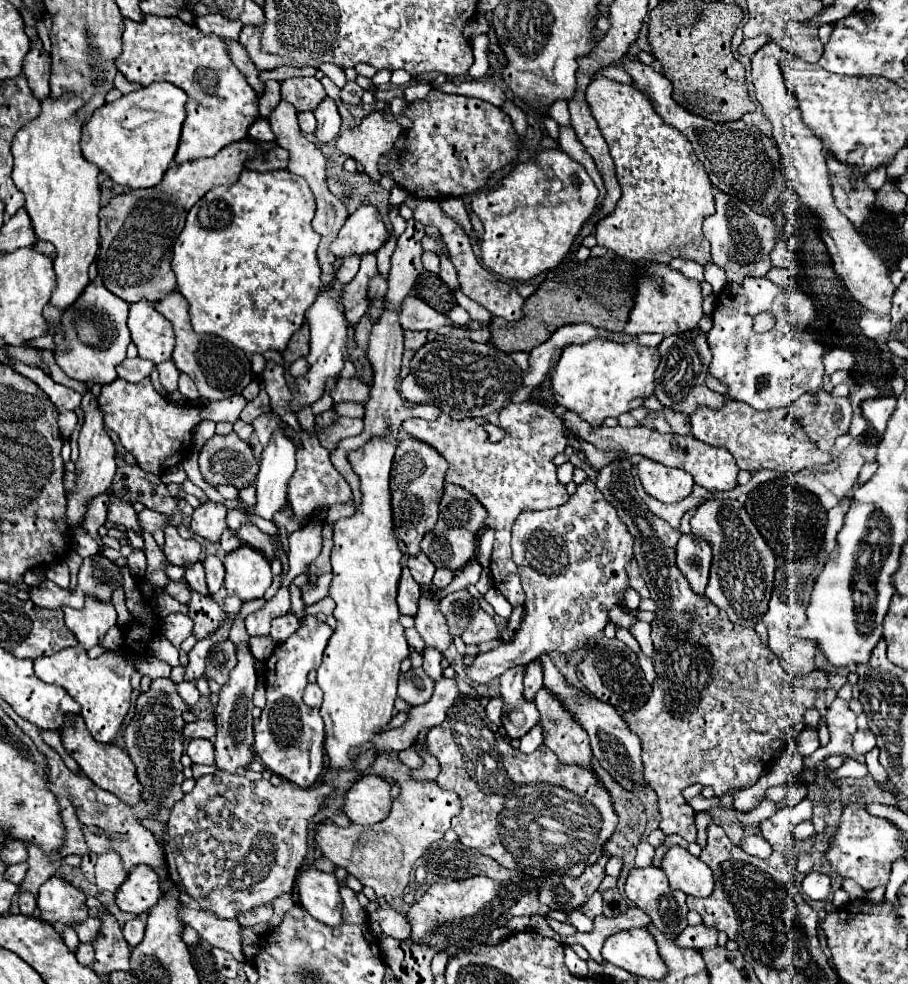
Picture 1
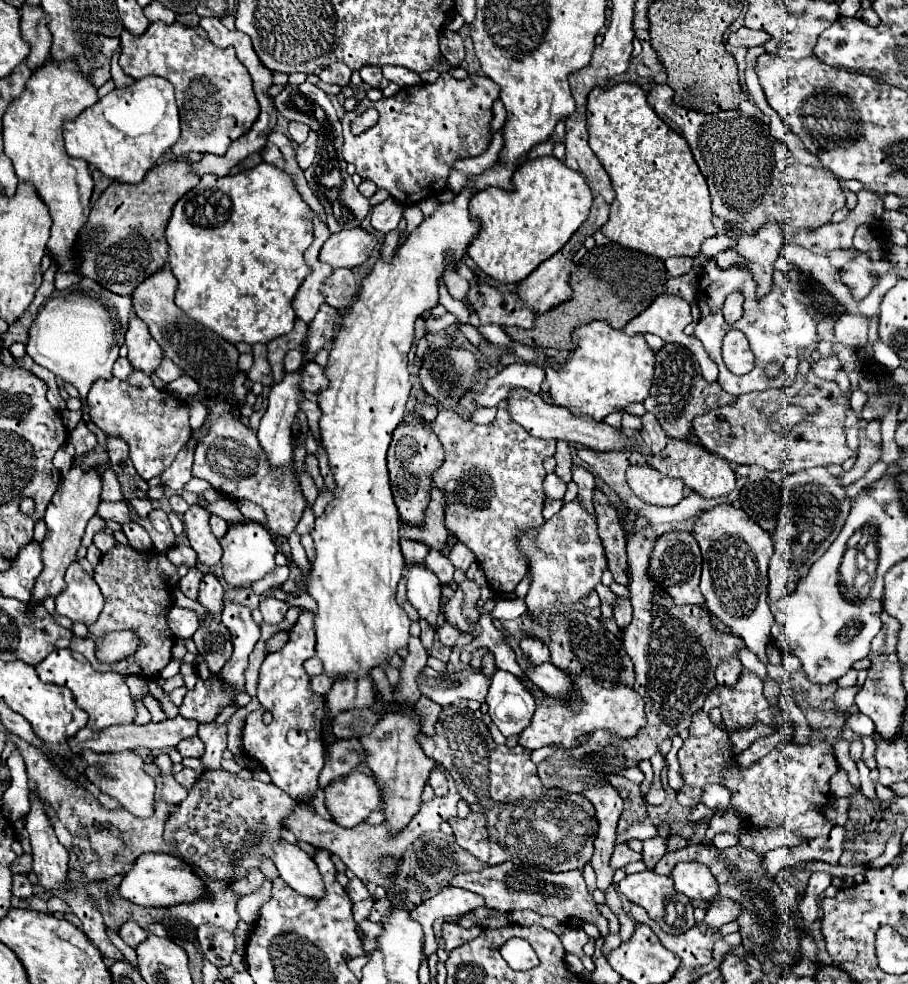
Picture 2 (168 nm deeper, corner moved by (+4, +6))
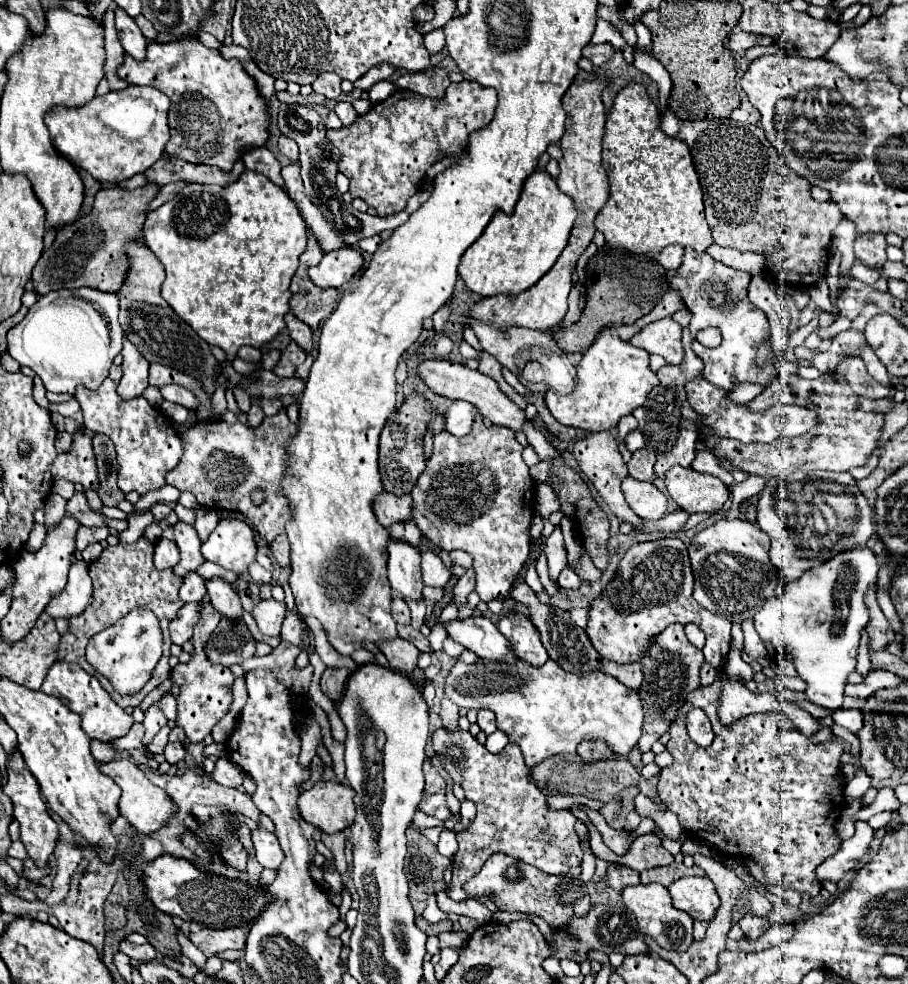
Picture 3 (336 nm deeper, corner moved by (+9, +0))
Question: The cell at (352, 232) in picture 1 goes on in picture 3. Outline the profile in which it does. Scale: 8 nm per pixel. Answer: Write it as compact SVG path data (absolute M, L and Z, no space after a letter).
M346 246L326 254L318 266L308 270L308 276L322 290L340 288L362 268L362 262L362 254L356 248Z

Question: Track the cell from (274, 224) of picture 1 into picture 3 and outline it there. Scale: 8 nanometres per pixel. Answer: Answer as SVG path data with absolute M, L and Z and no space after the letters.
M244 170L236 182L226 186L184 186L174 200L146 216L144 242L166 268L162 298L204 342L222 348L230 360L240 346L260 348L286 326L284 314L292 296L288 286L298 270L300 254L306 252L306 226L288 194L264 174Z

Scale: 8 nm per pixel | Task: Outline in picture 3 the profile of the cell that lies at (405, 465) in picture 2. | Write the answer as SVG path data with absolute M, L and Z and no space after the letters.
M414 392L414 394L406 396L402 406L386 420L386 426L382 428L382 434L380 434L378 466L380 466L382 484L388 492L408 494L414 488L418 476L424 472L426 460L424 460L424 452L422 452L422 438L426 434L430 418L432 418L430 402L422 394Z

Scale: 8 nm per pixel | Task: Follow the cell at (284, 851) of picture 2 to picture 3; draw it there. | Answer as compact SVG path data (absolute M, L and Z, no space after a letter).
M258 826L256 830L250 830L252 834L252 842L254 842L254 850L256 850L256 860L264 866L264 868L272 868L278 870L284 854L280 850L280 844L276 840L276 836L272 832L268 832L266 828Z

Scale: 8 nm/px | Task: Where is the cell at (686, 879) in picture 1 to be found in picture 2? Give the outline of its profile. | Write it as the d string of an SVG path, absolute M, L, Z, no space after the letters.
M679 862L675 864L671 878L675 882L675 890L691 900L713 900L717 896L717 880L703 864Z

